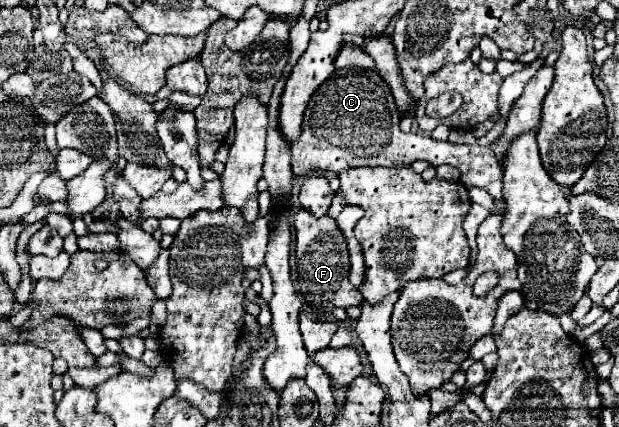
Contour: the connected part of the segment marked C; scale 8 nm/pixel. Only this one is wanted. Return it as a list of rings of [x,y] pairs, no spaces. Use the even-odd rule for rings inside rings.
[[[337,69],[311,97],[301,133],[293,141],[293,175],[303,177],[315,171],[341,173],[351,167],[407,167],[413,161],[427,161],[433,167],[443,163],[461,171],[461,183],[465,187],[481,187],[497,201],[497,213],[501,215],[503,193],[501,177],[503,169],[497,165],[493,151],[481,145],[455,145],[449,141],[435,141],[429,135],[409,135],[399,129],[401,115],[389,85],[377,71],[365,69]]]

